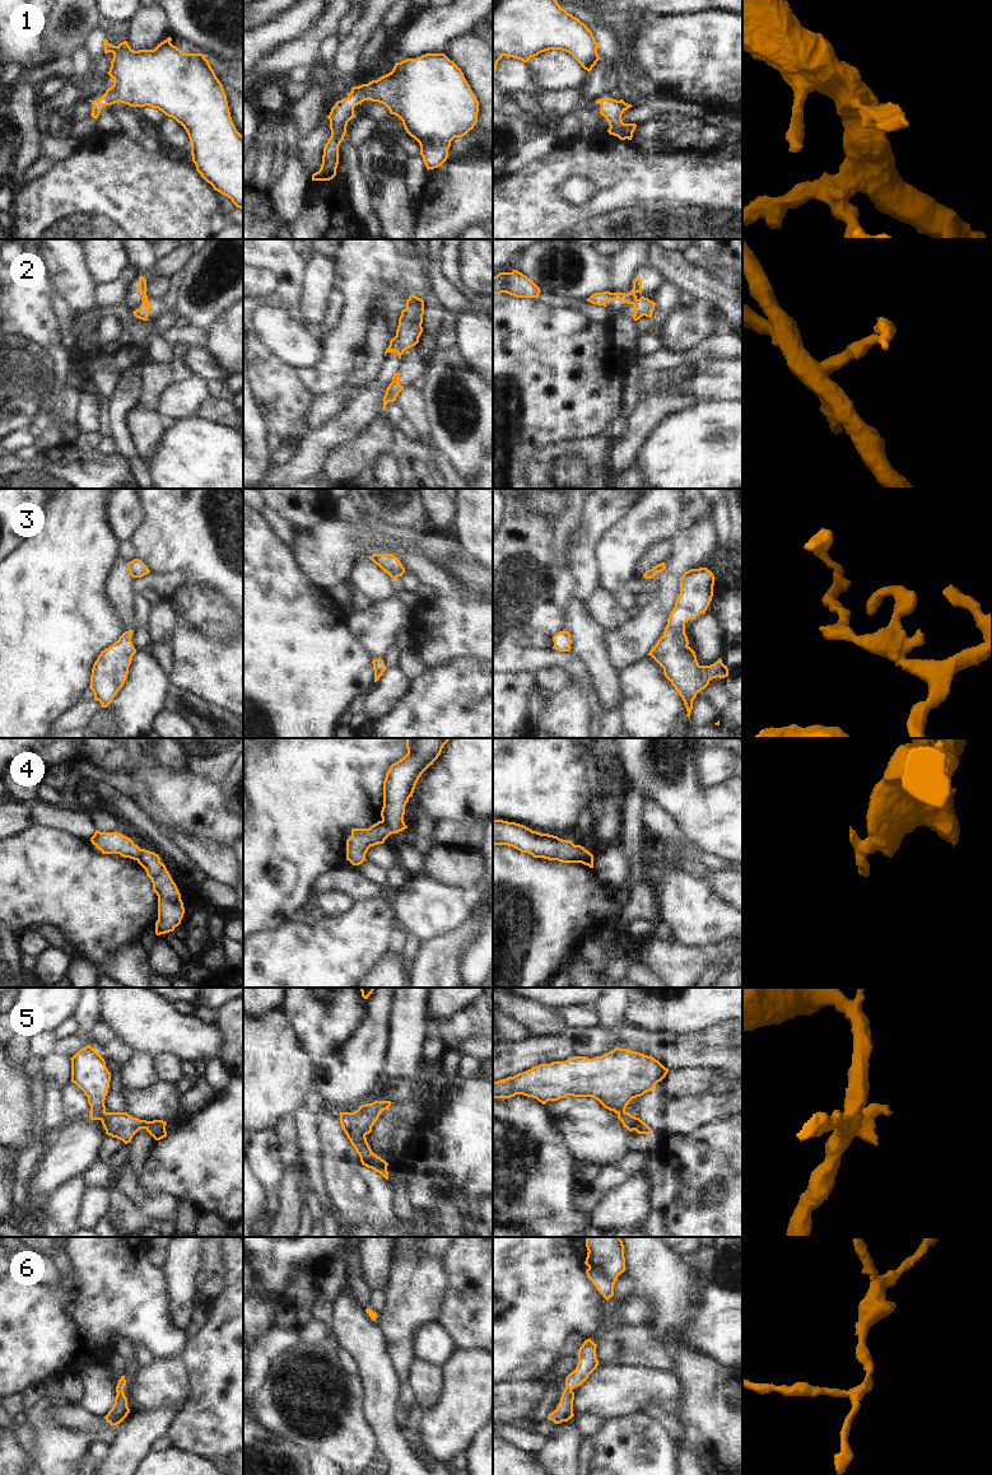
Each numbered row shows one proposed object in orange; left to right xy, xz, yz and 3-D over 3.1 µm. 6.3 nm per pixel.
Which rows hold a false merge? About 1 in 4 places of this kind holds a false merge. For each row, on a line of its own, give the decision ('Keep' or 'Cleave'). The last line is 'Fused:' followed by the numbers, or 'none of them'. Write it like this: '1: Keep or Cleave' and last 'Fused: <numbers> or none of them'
1: Keep
2: Cleave
3: Keep
4: Cleave
5: Keep
6: Keep
Fused: 2, 4.

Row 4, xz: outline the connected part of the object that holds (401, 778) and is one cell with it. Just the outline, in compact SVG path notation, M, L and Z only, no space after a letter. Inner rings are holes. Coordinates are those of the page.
M406 738L407 753L390 766L383 781L381 817L391 834L407 828L404 822L405 806L422 774L433 765L450 739Z

